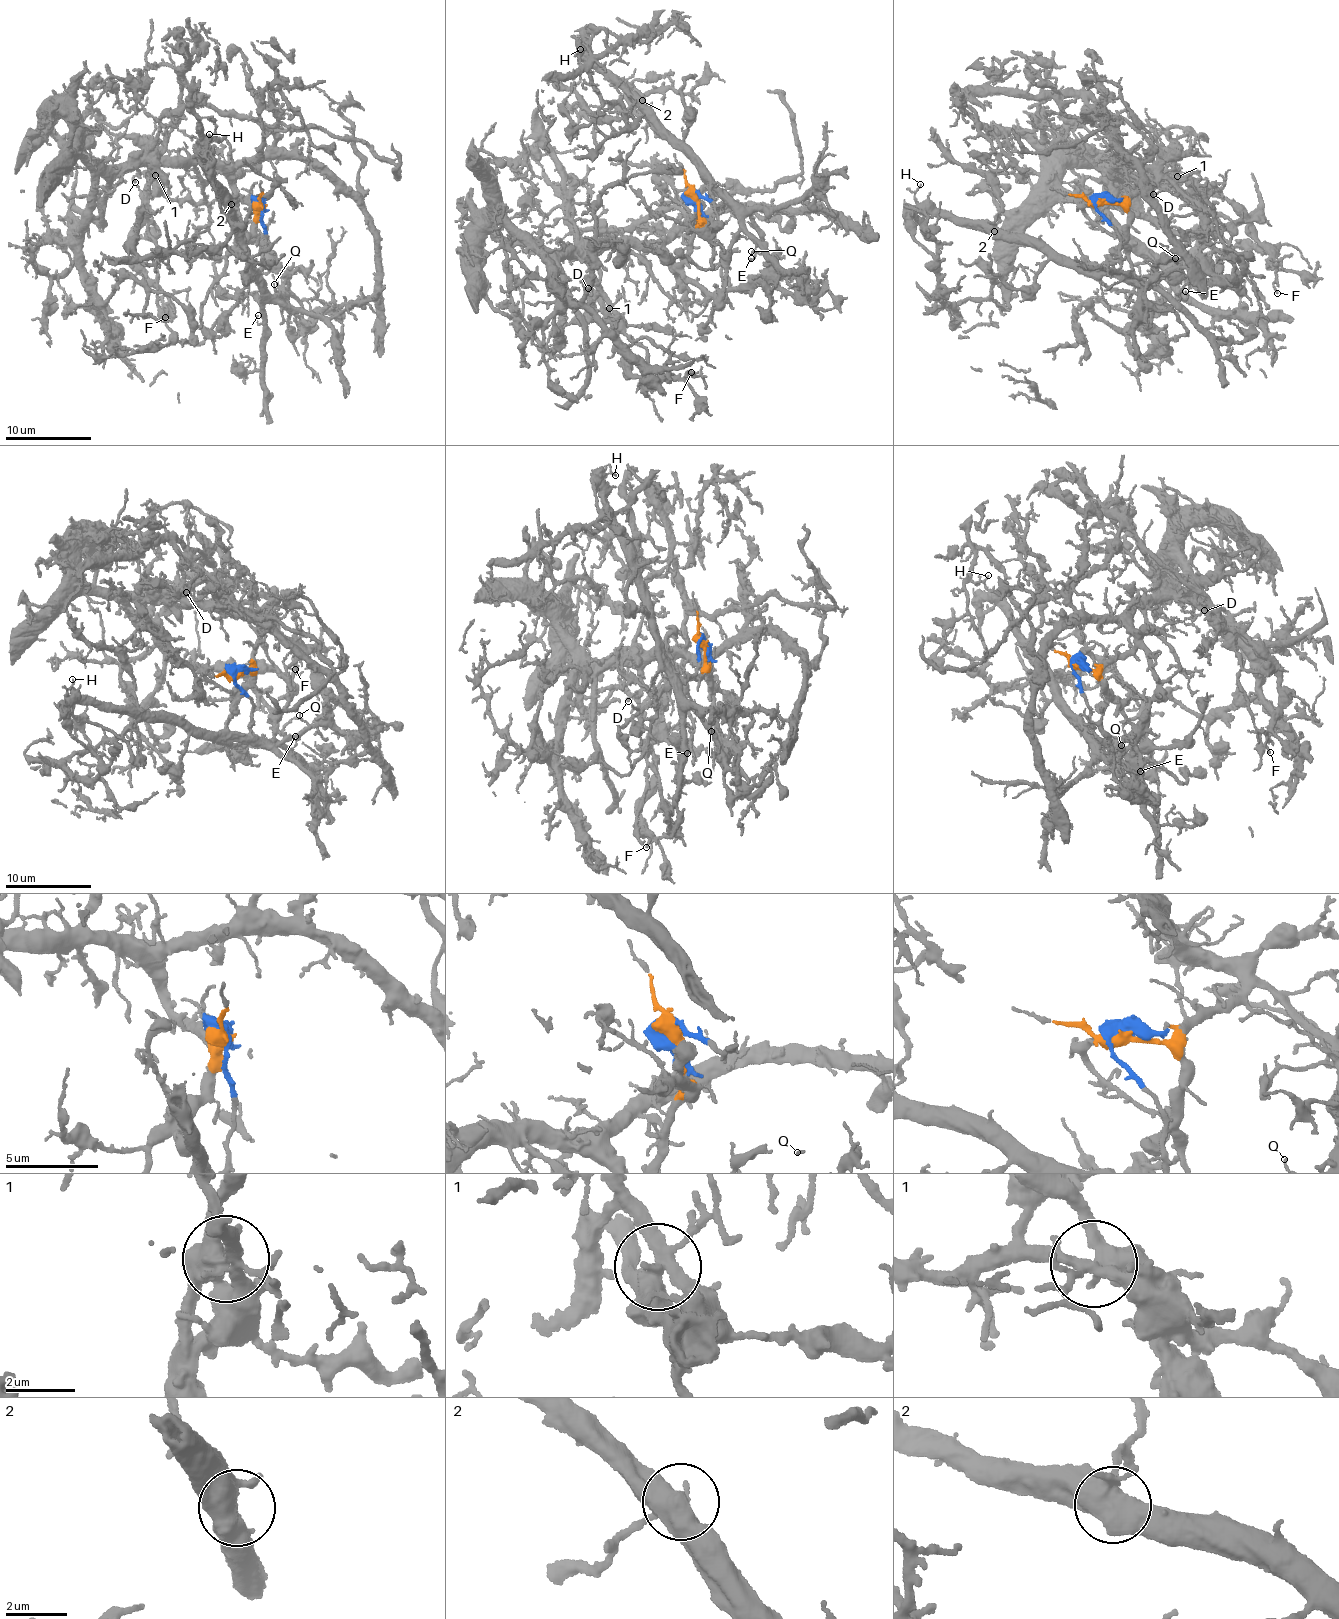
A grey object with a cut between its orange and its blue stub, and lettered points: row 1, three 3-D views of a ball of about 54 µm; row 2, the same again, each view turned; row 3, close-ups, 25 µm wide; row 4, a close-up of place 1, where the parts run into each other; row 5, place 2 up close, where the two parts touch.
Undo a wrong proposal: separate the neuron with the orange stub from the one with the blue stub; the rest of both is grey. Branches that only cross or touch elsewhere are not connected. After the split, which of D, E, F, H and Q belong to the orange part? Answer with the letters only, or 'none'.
D, F

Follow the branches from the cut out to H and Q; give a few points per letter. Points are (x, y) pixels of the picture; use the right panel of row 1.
H: (1098, 200), (1096, 210), (1116, 230), (1118, 269), (1086, 270), (1031, 243), (962, 225), (919, 203), (920, 183)
Q: (1098, 200), (1096, 210), (1116, 230), (1121, 271), (1136, 279), (1164, 275), (1179, 268), (1176, 257)

